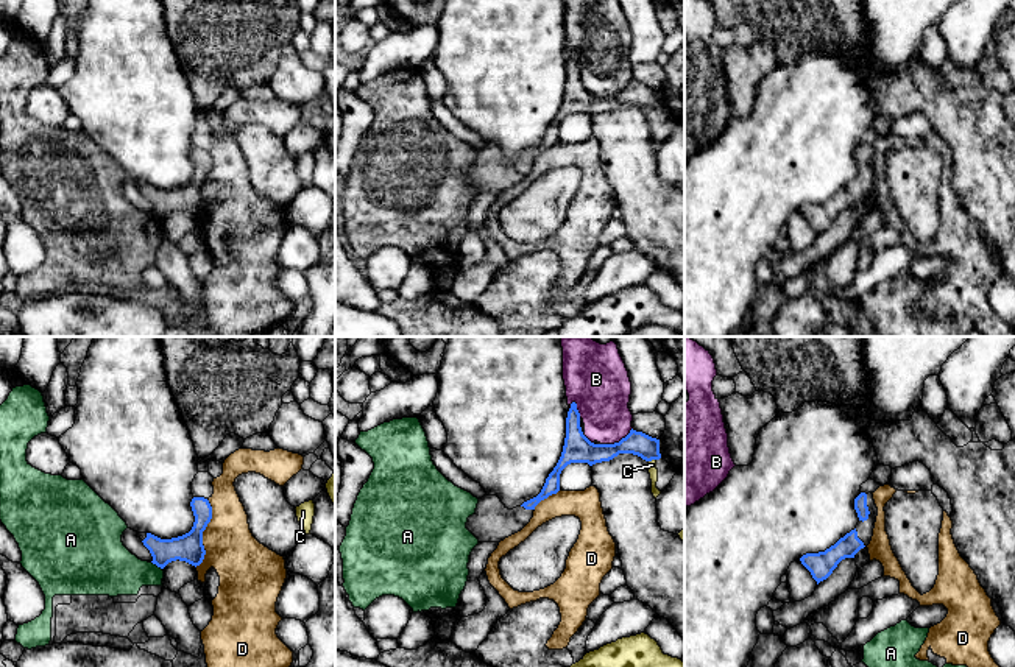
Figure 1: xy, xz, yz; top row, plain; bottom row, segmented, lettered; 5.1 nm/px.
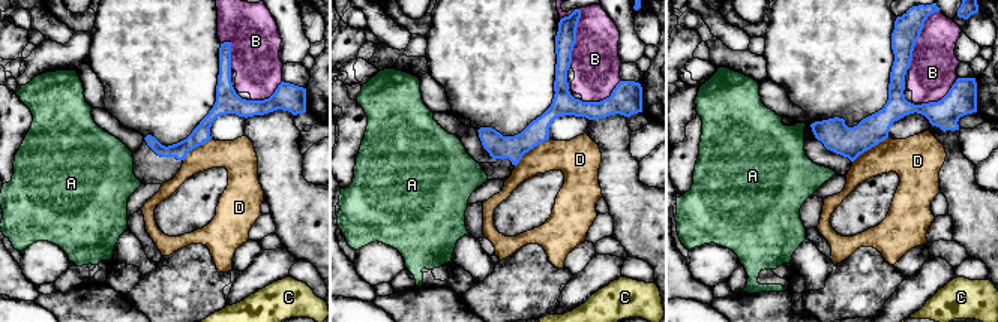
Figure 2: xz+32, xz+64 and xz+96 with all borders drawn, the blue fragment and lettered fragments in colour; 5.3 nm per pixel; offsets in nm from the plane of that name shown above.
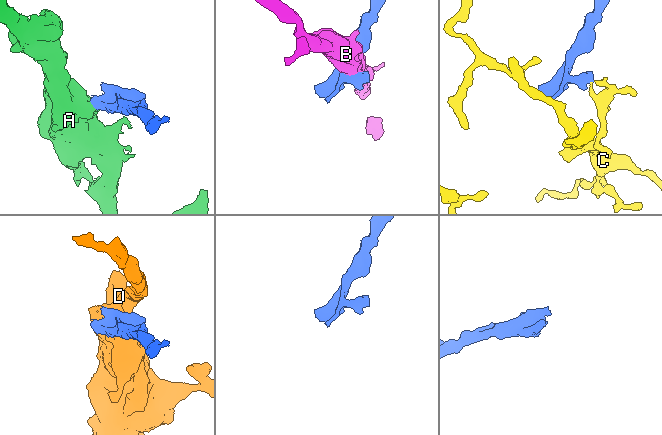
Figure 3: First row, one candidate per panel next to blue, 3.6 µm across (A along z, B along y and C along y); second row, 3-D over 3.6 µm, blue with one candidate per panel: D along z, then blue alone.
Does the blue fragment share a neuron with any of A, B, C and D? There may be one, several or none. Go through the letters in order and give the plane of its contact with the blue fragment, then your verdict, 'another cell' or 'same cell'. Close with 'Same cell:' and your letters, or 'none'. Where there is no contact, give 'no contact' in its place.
A: xy | another cell
B: xz | another cell
C: xz | another cell
D: xy | another cell
Same cell: none

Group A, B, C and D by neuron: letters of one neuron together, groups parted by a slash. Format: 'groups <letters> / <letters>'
groups A / B / C / D

